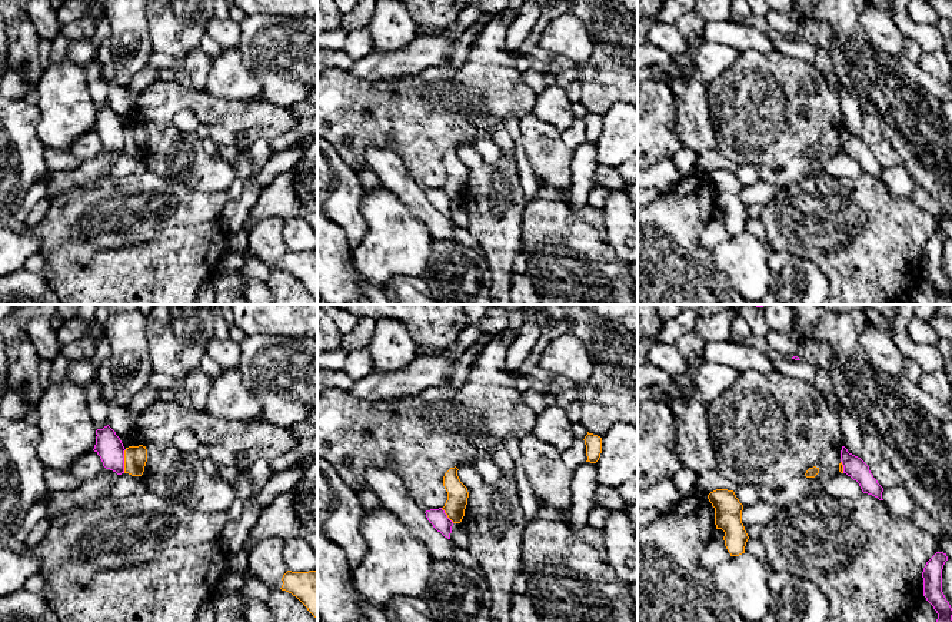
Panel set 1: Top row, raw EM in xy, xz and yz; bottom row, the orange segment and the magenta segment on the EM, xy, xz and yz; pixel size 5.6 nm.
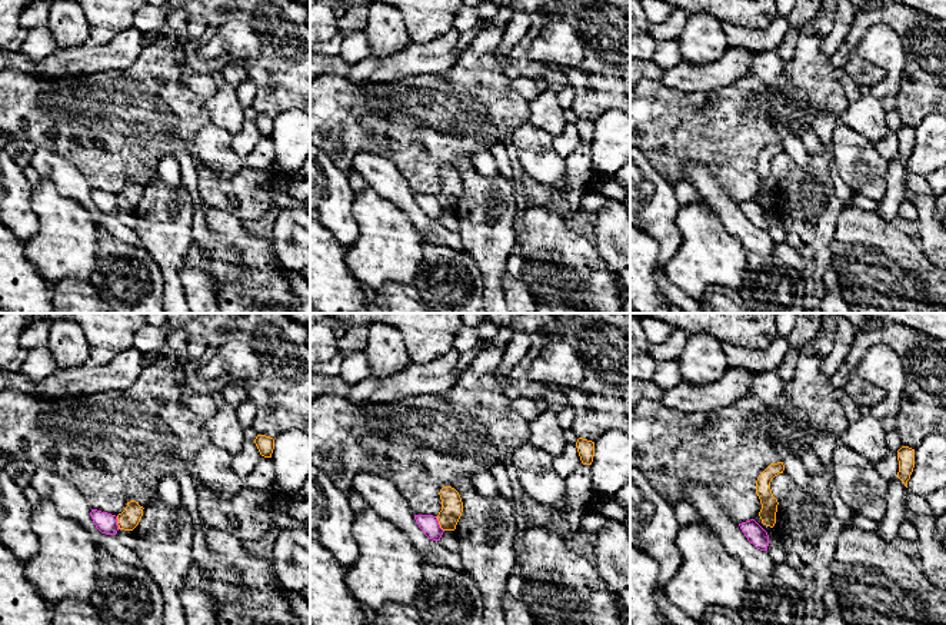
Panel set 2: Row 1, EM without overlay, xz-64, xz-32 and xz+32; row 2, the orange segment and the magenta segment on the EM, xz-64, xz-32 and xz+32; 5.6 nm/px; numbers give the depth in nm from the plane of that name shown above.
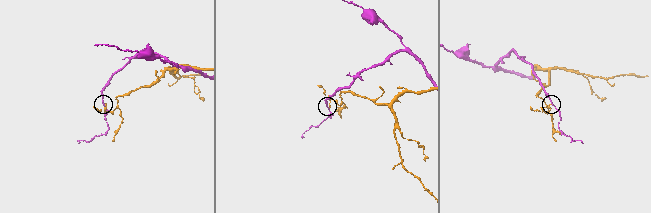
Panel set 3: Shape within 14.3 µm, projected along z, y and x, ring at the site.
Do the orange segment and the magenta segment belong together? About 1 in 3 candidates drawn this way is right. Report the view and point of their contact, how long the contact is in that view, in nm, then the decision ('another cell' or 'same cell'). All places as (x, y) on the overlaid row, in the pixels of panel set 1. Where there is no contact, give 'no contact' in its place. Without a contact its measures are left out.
contact xy (125, 461); length 140 nm; another cell

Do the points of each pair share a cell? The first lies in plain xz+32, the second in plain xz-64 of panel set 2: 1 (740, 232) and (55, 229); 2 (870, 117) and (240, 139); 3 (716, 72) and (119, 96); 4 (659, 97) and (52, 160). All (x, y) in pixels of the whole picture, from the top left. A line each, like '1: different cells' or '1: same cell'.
1: different cells
2: different cells
3: different cells
4: different cells

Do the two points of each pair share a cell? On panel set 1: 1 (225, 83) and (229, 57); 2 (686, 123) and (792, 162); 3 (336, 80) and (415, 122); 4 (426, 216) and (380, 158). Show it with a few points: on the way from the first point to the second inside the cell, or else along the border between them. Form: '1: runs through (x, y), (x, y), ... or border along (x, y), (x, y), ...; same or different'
1: runs through (227, 77), (227, 63); same
2: border along (706, 100), (718, 147); different
3: runs through (356, 100), (369, 105), (378, 113), (395, 115); same
4: runs through (418, 202), (392, 172); same

